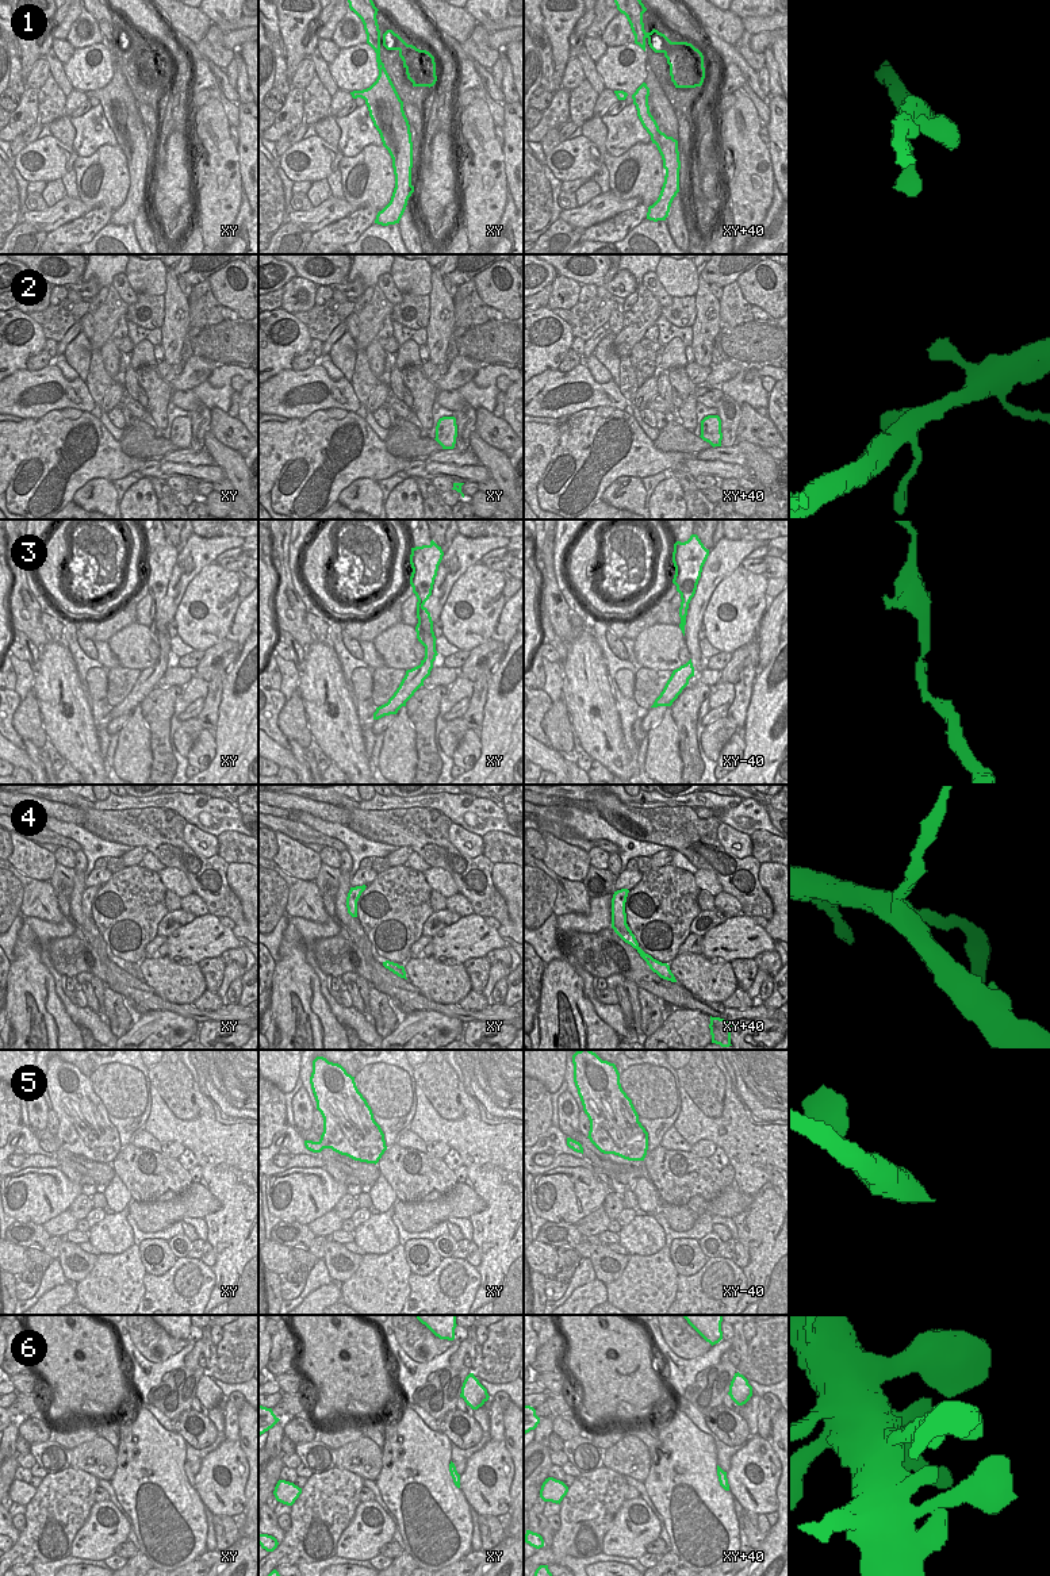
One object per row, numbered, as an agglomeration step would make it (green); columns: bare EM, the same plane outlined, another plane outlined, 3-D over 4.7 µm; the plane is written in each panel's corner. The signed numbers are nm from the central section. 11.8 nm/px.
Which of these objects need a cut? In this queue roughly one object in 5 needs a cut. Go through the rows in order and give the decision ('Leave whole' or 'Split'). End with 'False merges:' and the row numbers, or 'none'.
1: Leave whole
2: Leave whole
3: Leave whole
4: Leave whole
5: Leave whole
6: Leave whole
False merges: none.

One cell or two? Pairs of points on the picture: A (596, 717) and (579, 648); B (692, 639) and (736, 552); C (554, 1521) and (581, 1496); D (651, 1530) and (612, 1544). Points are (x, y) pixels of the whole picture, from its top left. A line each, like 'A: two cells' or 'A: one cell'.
A: one cell
B: one cell
C: two cells
D: one cell

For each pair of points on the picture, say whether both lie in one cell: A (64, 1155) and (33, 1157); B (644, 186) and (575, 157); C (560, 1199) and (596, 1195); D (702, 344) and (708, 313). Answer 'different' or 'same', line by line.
A: different
B: different
C: same
D: same

